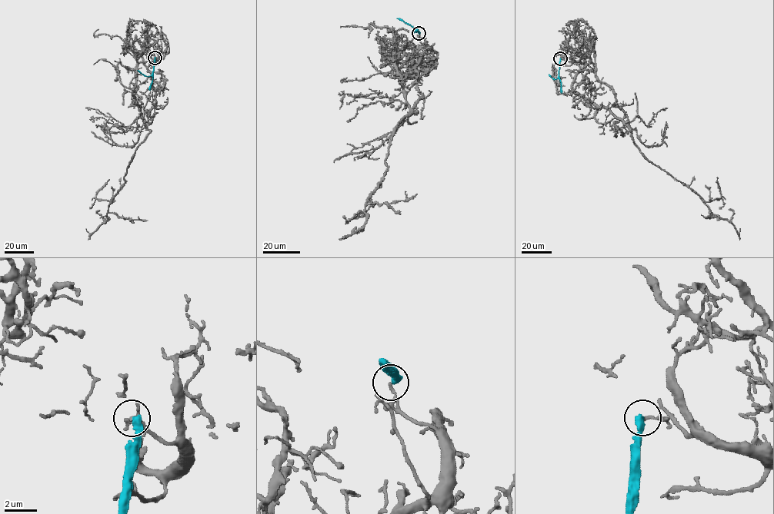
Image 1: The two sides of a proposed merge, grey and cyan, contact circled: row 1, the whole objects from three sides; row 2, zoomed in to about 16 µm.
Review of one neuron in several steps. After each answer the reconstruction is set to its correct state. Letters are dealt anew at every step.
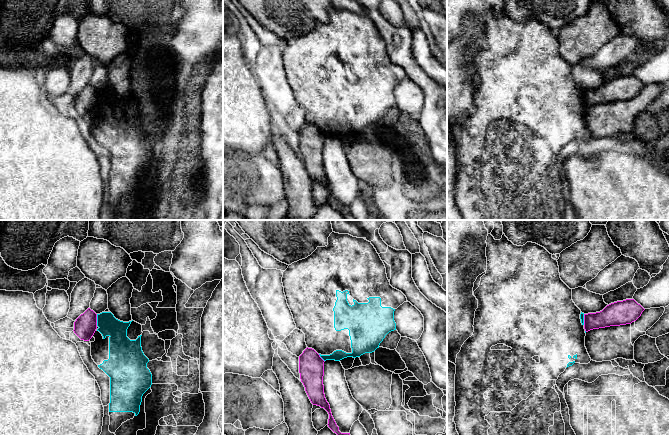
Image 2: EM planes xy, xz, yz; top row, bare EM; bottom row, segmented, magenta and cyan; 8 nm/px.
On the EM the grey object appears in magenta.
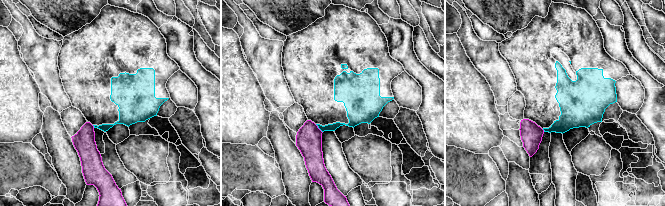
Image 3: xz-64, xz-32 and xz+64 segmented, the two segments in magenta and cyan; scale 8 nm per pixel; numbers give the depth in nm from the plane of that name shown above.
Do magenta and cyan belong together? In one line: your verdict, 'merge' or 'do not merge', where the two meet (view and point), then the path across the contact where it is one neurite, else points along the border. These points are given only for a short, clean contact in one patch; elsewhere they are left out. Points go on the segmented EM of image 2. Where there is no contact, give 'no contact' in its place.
do not merge; meets magenta in xy at (96, 320); border along xy (96, 314), (97, 325)

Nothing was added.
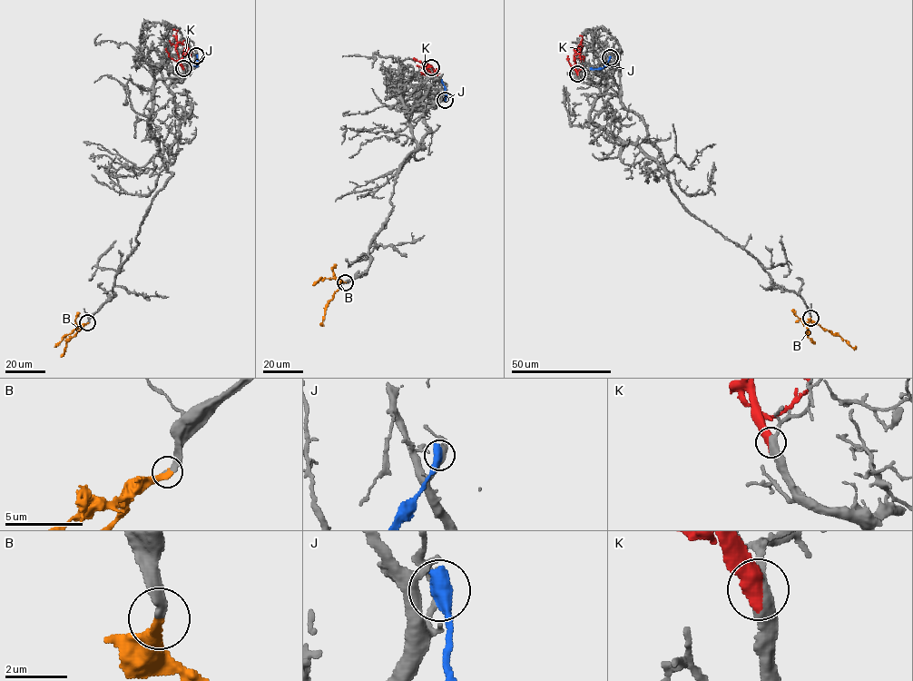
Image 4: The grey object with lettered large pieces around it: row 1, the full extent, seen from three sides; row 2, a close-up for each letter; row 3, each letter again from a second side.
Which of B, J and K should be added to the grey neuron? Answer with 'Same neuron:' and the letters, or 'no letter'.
Same neuron: B, K

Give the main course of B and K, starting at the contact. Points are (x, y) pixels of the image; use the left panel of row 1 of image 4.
B: (87, 322), (67, 342), (61, 356)
K: (183, 68), (176, 49), (177, 31), (172, 30)

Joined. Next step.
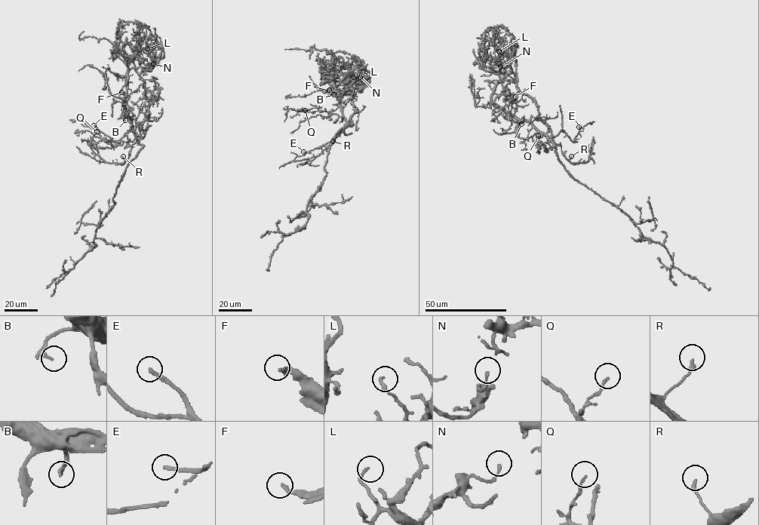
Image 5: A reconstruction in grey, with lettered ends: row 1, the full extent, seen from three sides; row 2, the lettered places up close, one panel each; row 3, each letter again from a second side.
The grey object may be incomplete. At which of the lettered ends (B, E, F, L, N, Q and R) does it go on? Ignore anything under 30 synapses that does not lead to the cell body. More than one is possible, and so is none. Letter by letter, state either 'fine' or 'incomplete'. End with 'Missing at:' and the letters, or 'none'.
B: incomplete
E: incomplete
F: incomplete
L: fine
N: fine
Q: fine
R: fine
Missing at: B, E, F

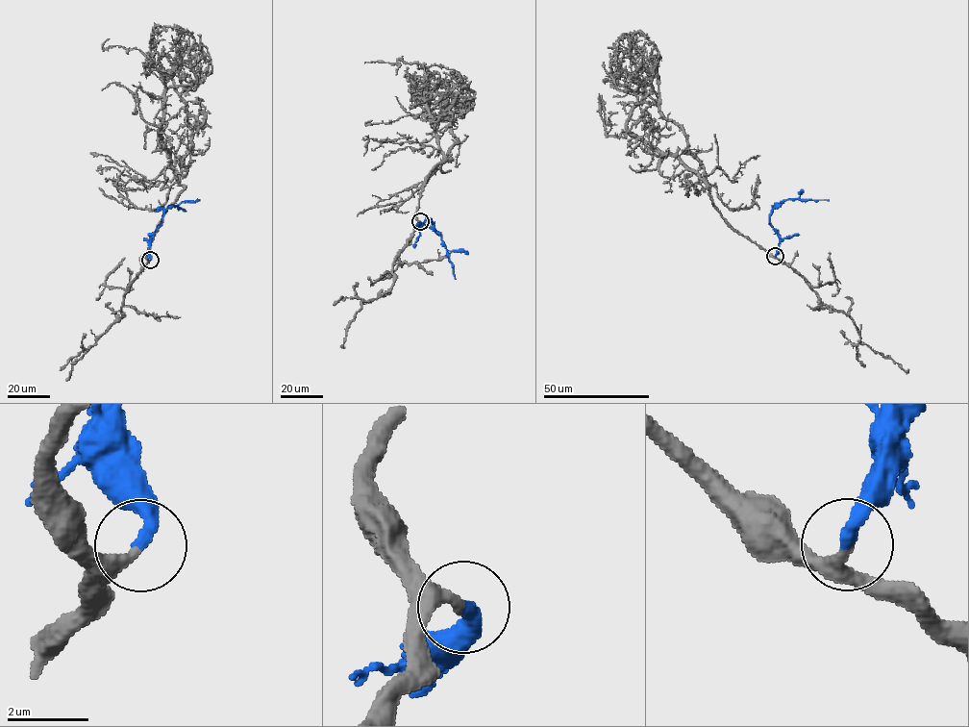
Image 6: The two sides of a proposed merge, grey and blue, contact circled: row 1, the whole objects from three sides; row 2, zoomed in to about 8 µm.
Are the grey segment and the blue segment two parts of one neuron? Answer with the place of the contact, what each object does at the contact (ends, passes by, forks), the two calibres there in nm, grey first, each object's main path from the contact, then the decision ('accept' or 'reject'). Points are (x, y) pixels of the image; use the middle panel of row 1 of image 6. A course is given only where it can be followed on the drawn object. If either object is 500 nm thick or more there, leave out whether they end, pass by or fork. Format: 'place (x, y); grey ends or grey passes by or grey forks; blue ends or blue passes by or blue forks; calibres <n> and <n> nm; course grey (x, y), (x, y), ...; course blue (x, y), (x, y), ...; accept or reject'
place (420, 221); grey ends; blue ends; calibres 300 and 360 nm; course grey (420, 222), (422, 186), (451, 160), (424, 88), (437, 102), (459, 75), (447, 80); course blue (420, 222), (418, 228), (430, 219), (445, 246), (456, 279); accept

